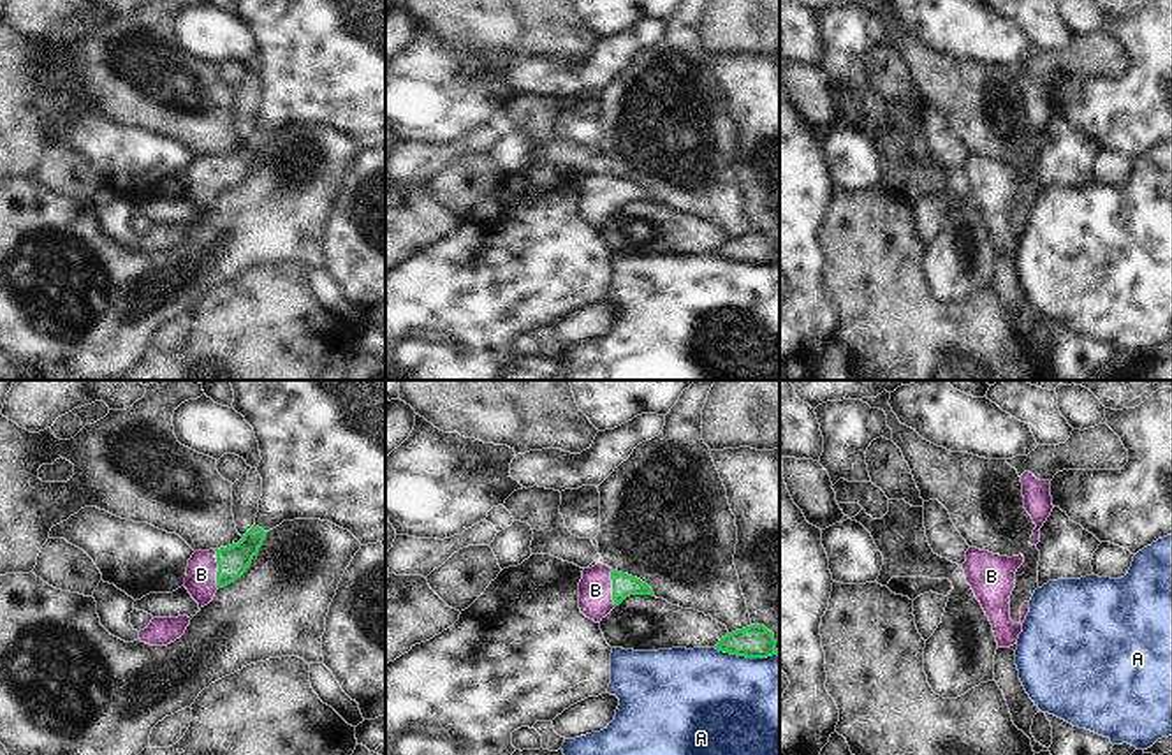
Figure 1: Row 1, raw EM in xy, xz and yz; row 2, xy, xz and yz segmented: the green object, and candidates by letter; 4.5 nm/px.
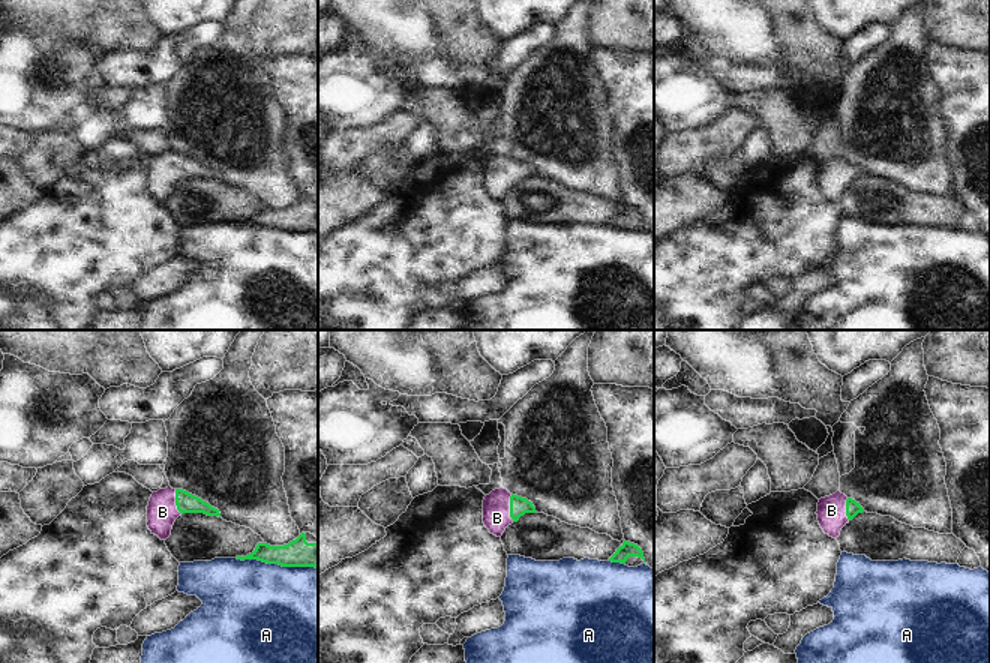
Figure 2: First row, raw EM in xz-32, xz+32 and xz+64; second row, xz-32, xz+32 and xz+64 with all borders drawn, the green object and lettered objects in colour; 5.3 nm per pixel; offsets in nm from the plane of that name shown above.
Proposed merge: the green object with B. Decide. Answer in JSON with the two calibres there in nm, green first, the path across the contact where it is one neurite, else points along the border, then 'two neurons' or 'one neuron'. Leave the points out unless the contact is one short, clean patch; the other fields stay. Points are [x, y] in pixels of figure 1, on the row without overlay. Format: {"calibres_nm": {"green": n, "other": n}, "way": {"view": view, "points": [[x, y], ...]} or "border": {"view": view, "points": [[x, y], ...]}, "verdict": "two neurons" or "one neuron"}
{"calibres_nm": {"green": 140, "other": 140}, "way": {"view": "xy", "points": [[233, 168], [219, 175], [201, 180]]}, "verdict": "one neuron"}

